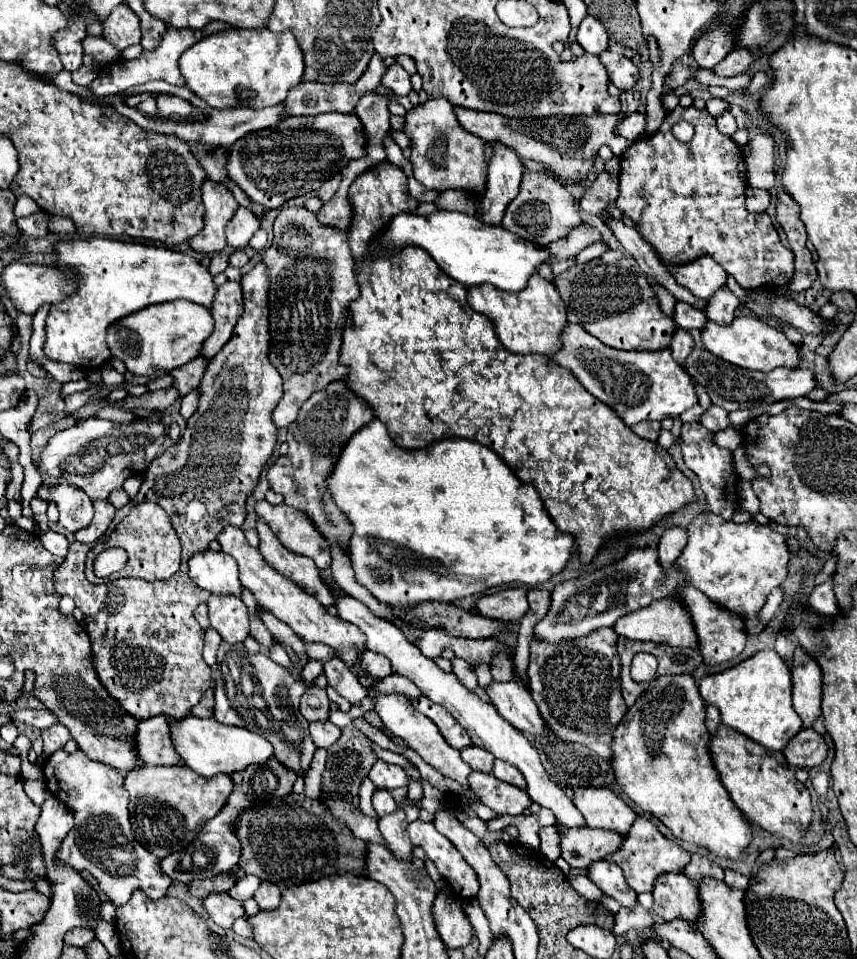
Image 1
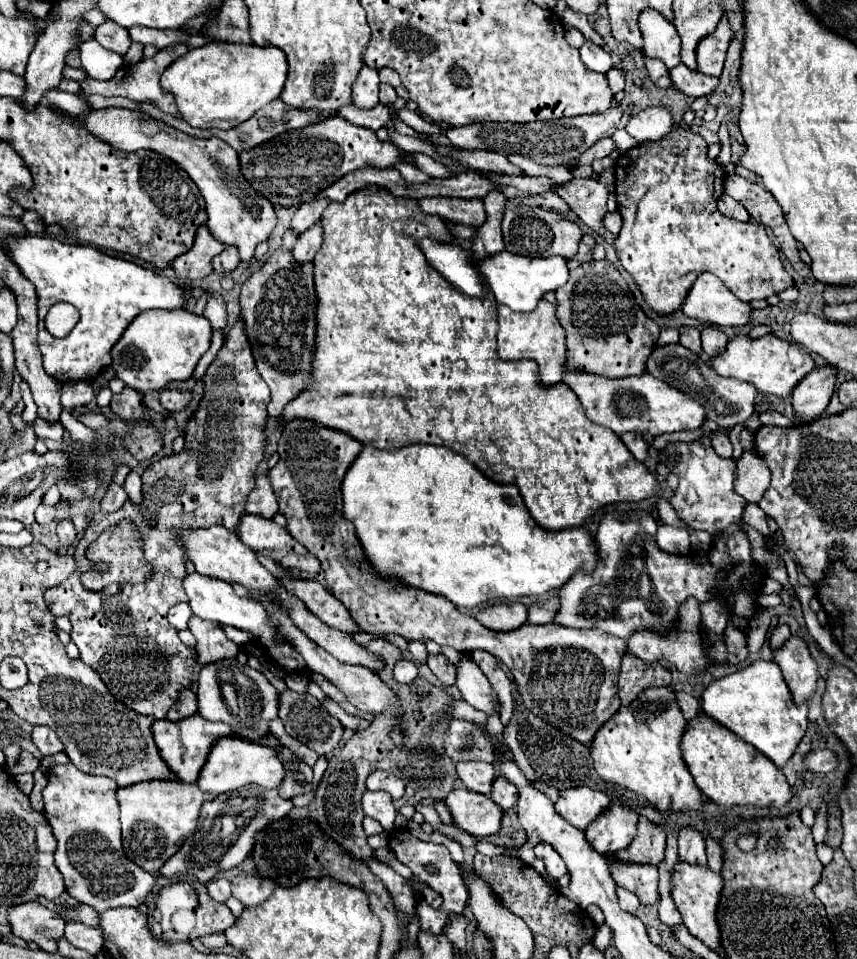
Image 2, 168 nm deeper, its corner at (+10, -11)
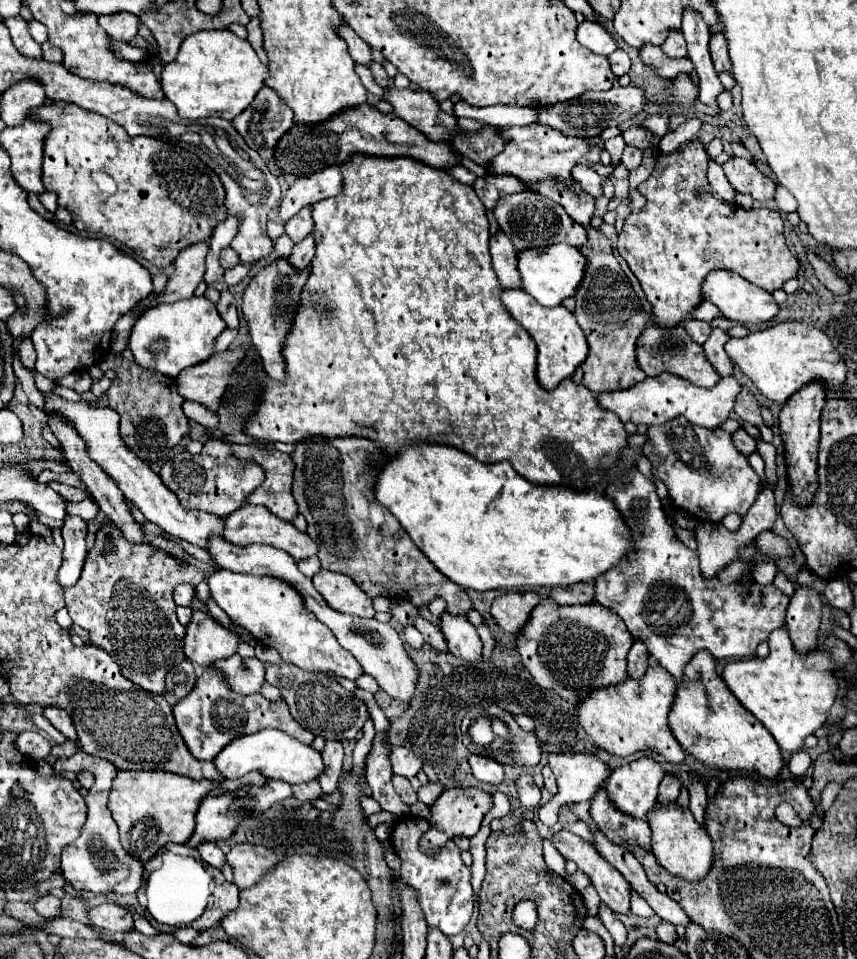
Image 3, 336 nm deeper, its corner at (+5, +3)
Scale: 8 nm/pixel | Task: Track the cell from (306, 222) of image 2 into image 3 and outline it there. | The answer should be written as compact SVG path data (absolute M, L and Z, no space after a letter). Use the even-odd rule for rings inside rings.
M301 210L295 218L291 218L291 222L285 224L285 234L293 240L293 242L301 242L309 232L313 230L313 222L311 222L311 210Z

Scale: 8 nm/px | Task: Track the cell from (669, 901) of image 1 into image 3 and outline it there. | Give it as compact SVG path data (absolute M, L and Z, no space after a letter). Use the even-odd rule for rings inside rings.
M601 786L591 798L591 816L595 818L595 822L599 822L599 830L603 830L603 834L607 834L607 838L611 838L615 844L625 848L629 844L649 846L651 844L649 824L641 818L623 814L607 796L609 794L605 786Z

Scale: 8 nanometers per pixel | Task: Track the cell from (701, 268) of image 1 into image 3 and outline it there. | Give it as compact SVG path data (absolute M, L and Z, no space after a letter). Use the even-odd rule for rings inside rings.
M727 270L711 272L703 284L703 294L705 294L705 300L713 302L723 312L725 318L739 322L739 324L771 322L779 314L779 304L767 290L761 290L759 286L747 282L745 278L741 278L735 272L727 272Z

